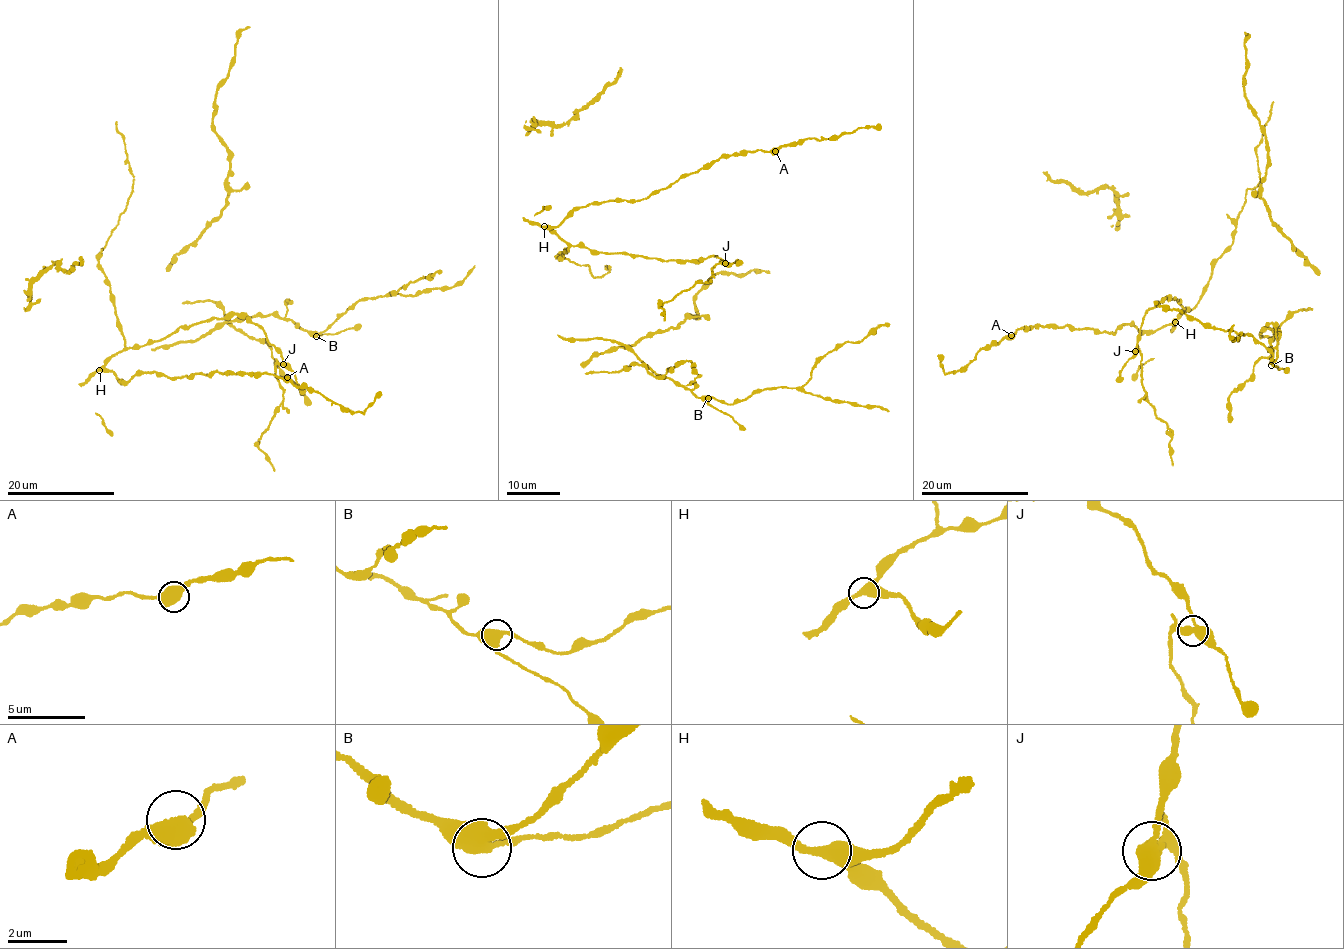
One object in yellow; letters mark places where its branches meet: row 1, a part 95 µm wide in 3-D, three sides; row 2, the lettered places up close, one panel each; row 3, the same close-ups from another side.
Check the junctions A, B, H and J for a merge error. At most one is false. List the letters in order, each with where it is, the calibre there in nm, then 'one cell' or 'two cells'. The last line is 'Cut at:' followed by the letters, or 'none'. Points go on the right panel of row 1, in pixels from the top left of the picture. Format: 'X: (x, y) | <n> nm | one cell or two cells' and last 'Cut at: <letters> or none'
A: (1011, 335) | 420 nm | one cell
B: (1271, 365) | 460 nm | one cell
H: (1175, 322) | 400 nm | one cell
J: (1135, 351) | 420 nm | two cells
Cut at: J

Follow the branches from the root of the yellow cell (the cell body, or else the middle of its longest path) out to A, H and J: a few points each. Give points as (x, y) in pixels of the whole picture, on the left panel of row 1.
A: (251, 322), (233, 314), (180, 326), (124, 347), (105, 366), (126, 382), (154, 371), (287, 377)
H: (251, 322), (233, 314), (180, 326), (157, 340), (124, 347), (99, 370)
J: (251, 322), (262, 328), (266, 338), (281, 355), (283, 364)

